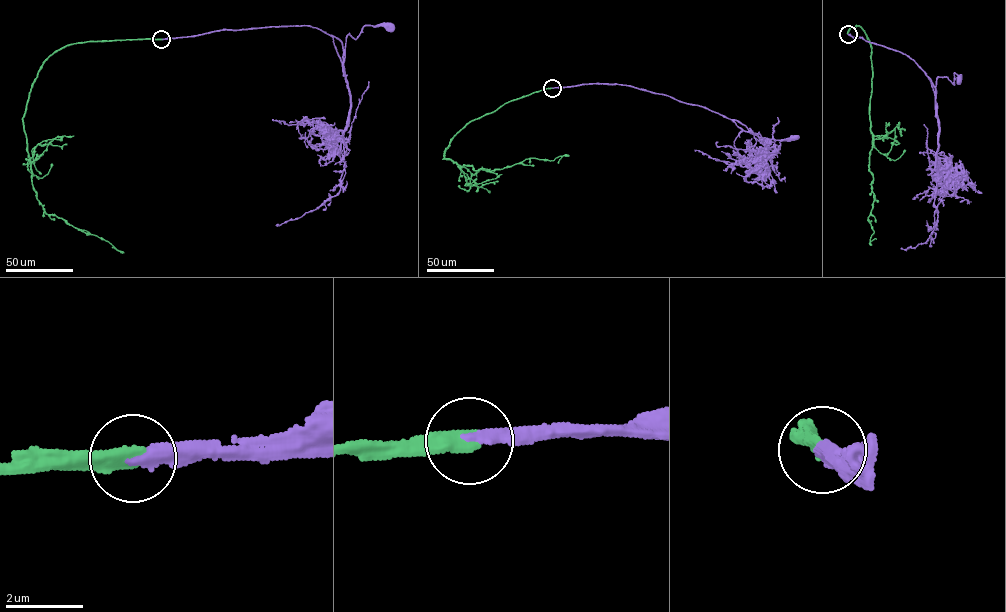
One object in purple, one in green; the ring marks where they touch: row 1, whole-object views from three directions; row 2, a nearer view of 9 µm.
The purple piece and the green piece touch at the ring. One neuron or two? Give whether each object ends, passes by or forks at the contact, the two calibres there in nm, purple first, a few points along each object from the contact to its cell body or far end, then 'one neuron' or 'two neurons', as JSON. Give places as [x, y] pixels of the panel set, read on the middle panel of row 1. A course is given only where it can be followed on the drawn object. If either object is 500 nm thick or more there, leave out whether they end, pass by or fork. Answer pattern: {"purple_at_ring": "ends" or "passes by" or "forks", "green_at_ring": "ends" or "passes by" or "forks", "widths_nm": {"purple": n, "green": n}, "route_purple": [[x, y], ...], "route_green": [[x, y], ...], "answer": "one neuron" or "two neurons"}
{"purple_at_ring": "ends", "green_at_ring": "ends", "widths_nm": {"purple": 320, "green": 400}, "route_purple": [[552, 88], [599, 83], [632, 86], [705, 106], [738, 120], [762, 143], [769, 139], [793, 137]], "route_green": [[552, 88], [471, 120], [454, 136], [443, 158], [489, 171], [531, 158], [561, 156], [558, 163]], "answer": "one neuron"}

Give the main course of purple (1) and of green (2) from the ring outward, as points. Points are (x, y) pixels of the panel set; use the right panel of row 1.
1: (848, 34), (912, 59), (930, 79), (935, 100), (936, 78), (946, 77), (954, 84), (954, 73), (959, 78)
2: (848, 34), (858, 25), (871, 50), (869, 166), (875, 196), (867, 220), (874, 231), (870, 241), (876, 239)

